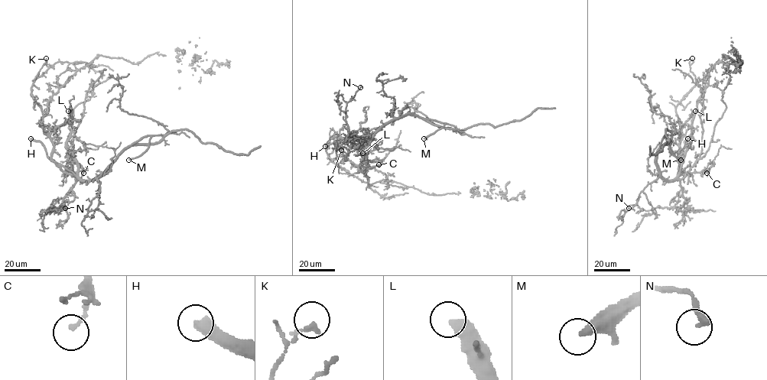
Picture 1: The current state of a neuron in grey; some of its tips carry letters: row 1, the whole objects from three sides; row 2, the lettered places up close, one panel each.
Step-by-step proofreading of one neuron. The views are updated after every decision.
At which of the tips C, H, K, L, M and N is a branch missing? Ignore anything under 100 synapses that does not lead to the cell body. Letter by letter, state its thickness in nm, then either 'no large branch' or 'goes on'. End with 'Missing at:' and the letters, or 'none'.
C: calibre 150 nm; no large branch
H: calibre 460 nm; no large branch
K: calibre 150 nm; no large branch
L: calibre 480 nm; goes on
M: calibre 320 nm; goes on
N: calibre 280 nm; no large branch
Missing at: L, M

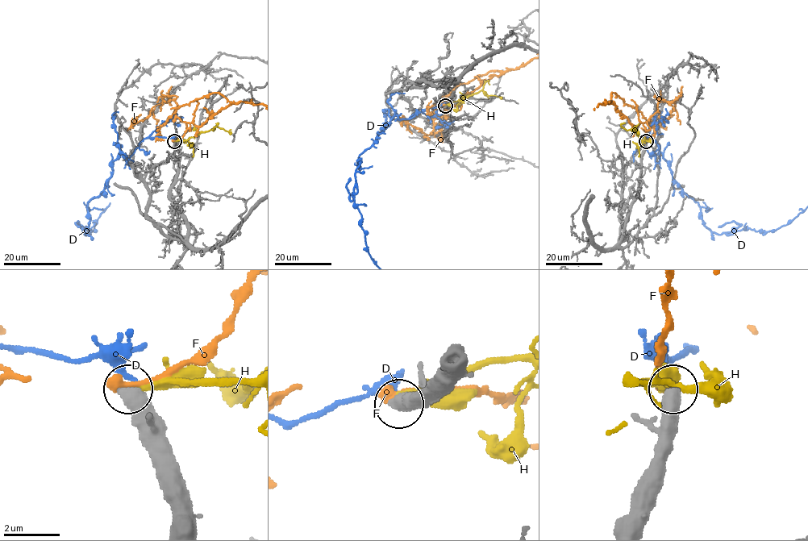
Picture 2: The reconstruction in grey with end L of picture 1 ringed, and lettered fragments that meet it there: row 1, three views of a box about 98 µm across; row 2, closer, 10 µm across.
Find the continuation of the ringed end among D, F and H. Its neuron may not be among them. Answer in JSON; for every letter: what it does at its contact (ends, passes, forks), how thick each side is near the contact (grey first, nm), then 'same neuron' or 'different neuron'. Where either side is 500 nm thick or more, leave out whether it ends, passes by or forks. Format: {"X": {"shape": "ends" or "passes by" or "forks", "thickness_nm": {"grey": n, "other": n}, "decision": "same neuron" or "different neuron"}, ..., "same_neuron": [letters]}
{"D": {"thickness_nm": {"grey": 600, "other": 190}, "decision": "different neuron"}, "F": {"thickness_nm": {"grey": 550, "other": 360}, "decision": "different neuron"}, "H": {"thickness_nm": {"grey": 600, "other": 260}, "decision": "different neuron"}, "same_neuron": []}

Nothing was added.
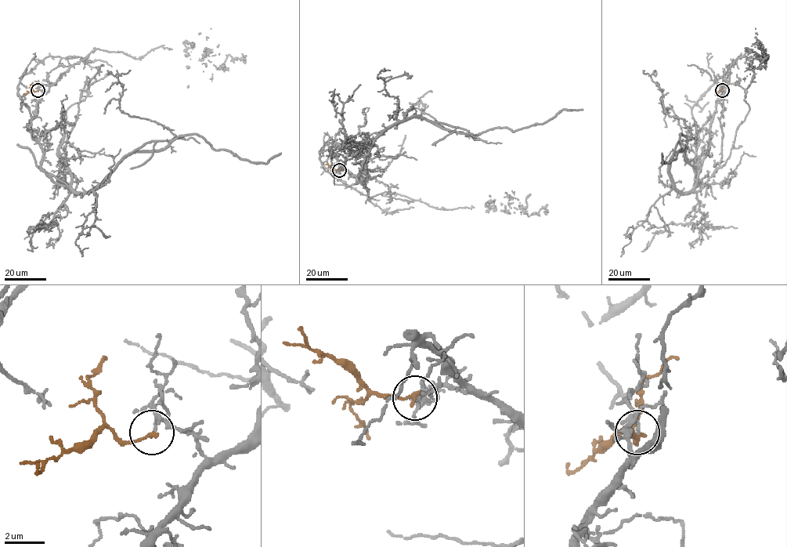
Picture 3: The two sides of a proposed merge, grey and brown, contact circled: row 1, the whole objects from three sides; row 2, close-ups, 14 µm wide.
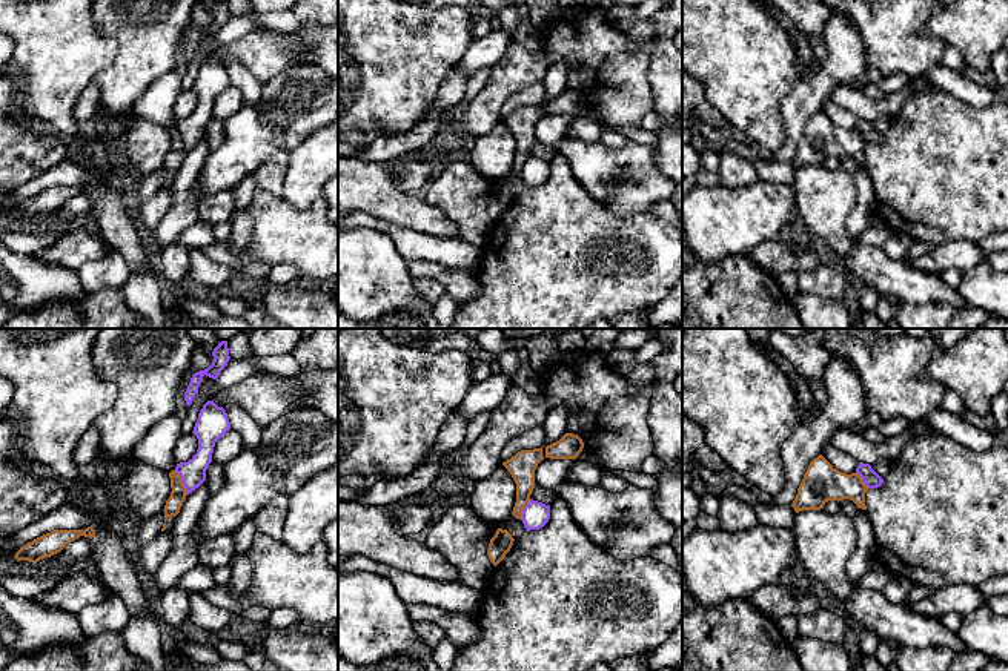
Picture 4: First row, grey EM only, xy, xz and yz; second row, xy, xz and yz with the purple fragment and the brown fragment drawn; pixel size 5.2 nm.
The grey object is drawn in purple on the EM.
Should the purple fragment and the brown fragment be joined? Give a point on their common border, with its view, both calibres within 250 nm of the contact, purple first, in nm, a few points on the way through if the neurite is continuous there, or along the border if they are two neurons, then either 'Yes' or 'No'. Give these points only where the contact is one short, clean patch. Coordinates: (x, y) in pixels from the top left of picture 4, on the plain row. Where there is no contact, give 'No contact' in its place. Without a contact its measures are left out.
Touches purple at xy (182, 137). Thickness 140 nm (purple) against 80 nm. Boundary: xy (174, 126), (188, 149). No

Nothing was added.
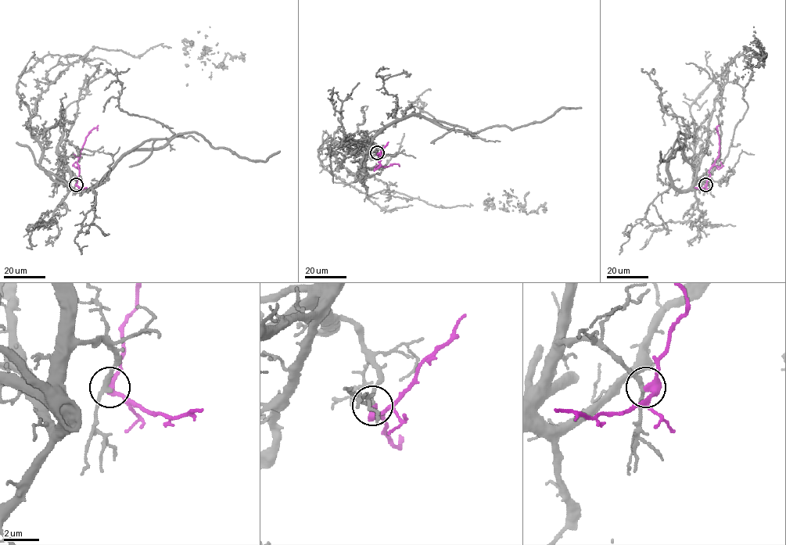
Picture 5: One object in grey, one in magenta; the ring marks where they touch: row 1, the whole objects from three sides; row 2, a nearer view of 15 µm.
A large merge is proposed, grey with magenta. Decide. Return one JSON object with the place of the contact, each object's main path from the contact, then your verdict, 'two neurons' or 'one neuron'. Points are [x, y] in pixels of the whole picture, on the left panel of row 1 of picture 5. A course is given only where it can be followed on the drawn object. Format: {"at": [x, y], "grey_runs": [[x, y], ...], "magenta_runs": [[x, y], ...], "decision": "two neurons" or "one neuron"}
{"at": [76, 184], "grey_runs": [[76, 184], [40, 166], [26, 123], [75, 61], [160, 44], [224, 53], [227, 66]], "magenta_runs": [[76, 184], [80, 149], [88, 133], [95, 128], [97, 130]], "decision": "one neuron"}

